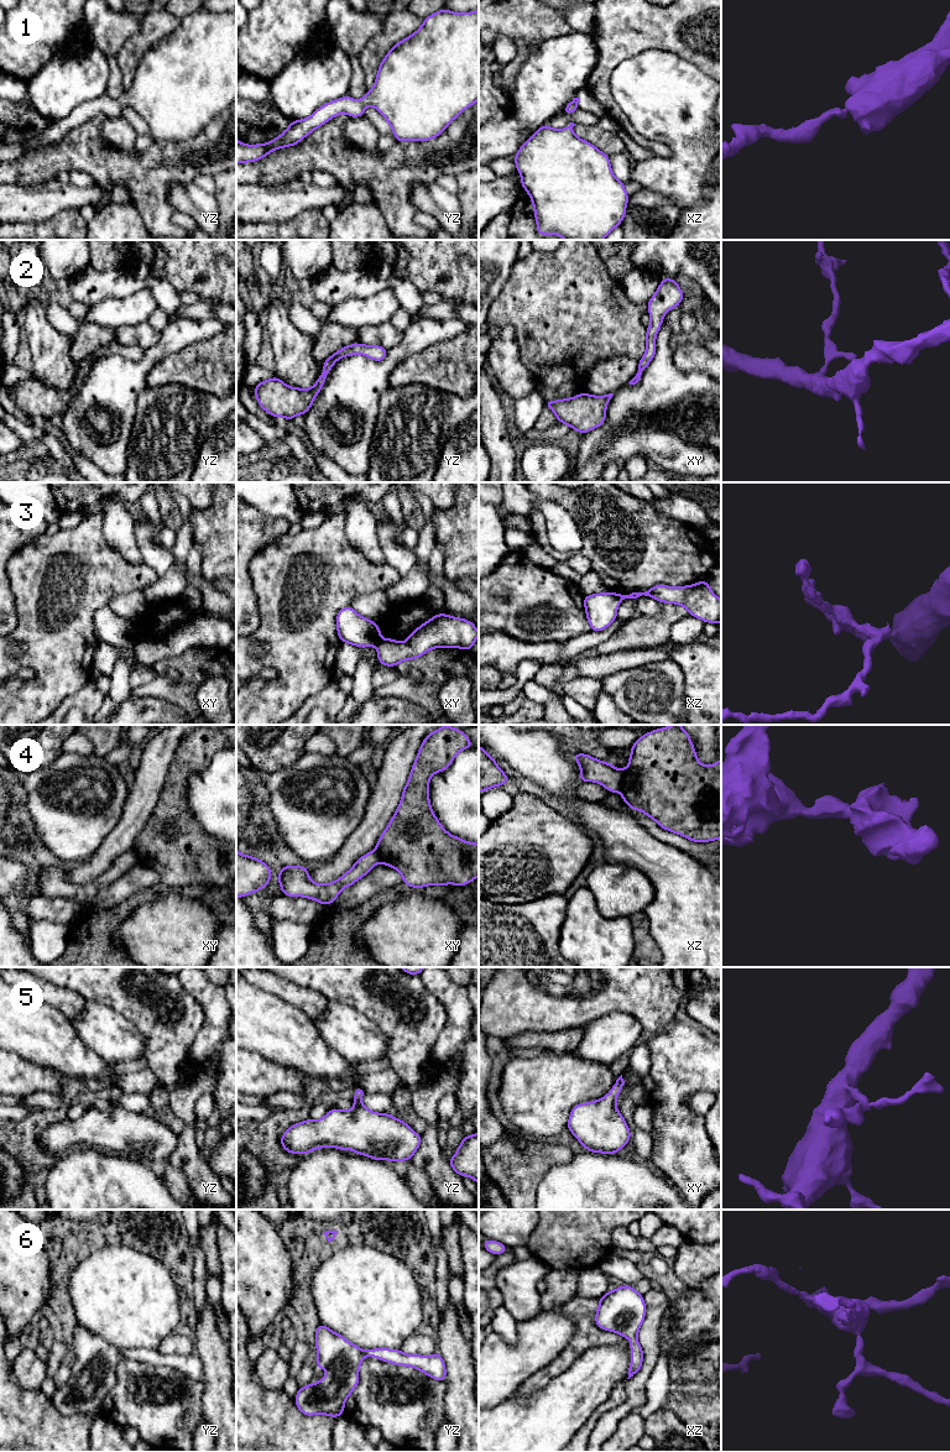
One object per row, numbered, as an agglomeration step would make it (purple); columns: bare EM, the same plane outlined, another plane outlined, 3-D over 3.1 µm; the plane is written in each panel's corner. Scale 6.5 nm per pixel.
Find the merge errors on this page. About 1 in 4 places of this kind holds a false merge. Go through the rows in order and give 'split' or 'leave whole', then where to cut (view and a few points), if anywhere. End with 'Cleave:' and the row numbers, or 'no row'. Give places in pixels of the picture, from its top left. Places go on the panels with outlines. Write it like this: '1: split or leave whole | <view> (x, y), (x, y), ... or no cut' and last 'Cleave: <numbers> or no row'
1: leave whole | no cut
2: leave whole | no cut
3: split | xy (381, 638), (376, 644)
4: split | xz (622, 771), (622, 784), (619, 790)
5: leave whole | no cut
6: leave whole | no cut
Cleave: 3, 4

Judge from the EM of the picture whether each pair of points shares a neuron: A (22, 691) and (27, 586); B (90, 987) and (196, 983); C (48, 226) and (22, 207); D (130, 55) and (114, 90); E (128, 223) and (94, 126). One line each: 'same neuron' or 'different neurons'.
A: same neuron
B: different neurons
C: different neurons
D: different neurons
E: different neurons

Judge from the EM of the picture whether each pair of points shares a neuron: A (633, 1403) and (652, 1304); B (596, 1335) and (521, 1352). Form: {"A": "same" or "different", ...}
{"A": "same", "B": "different"}

